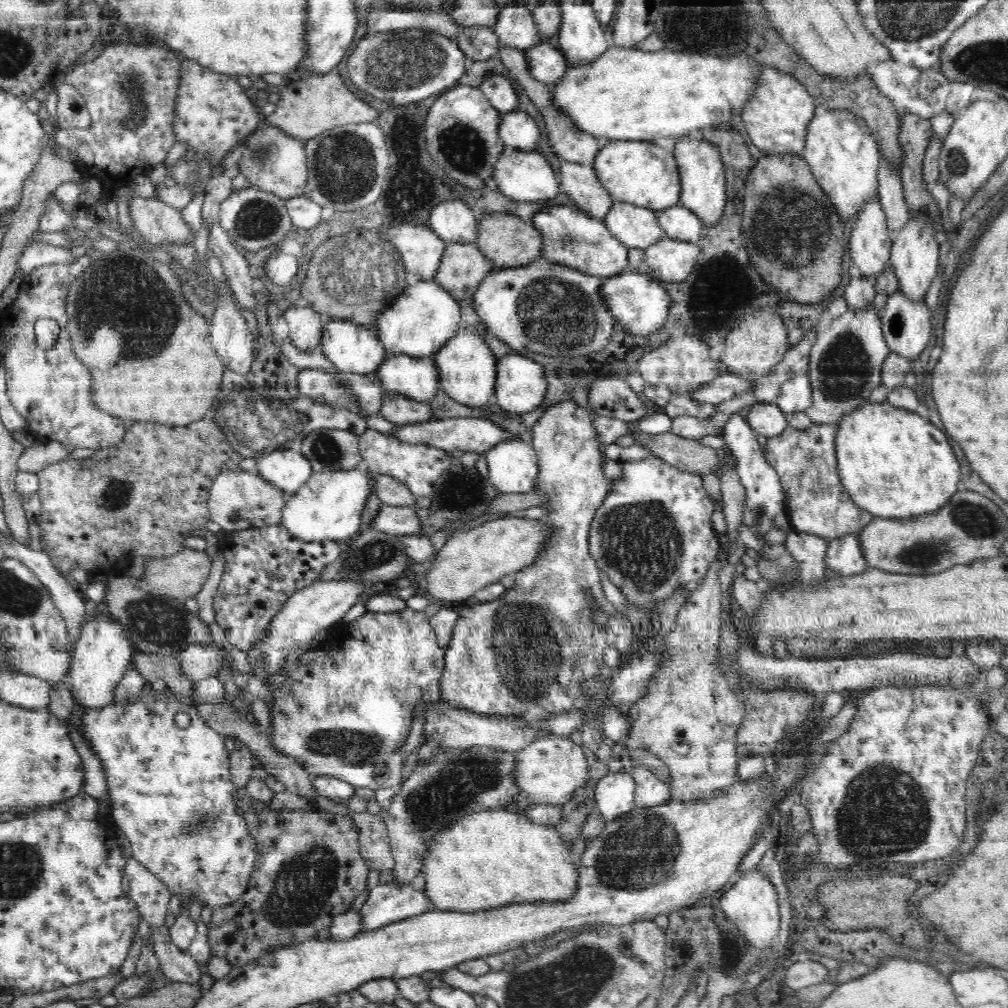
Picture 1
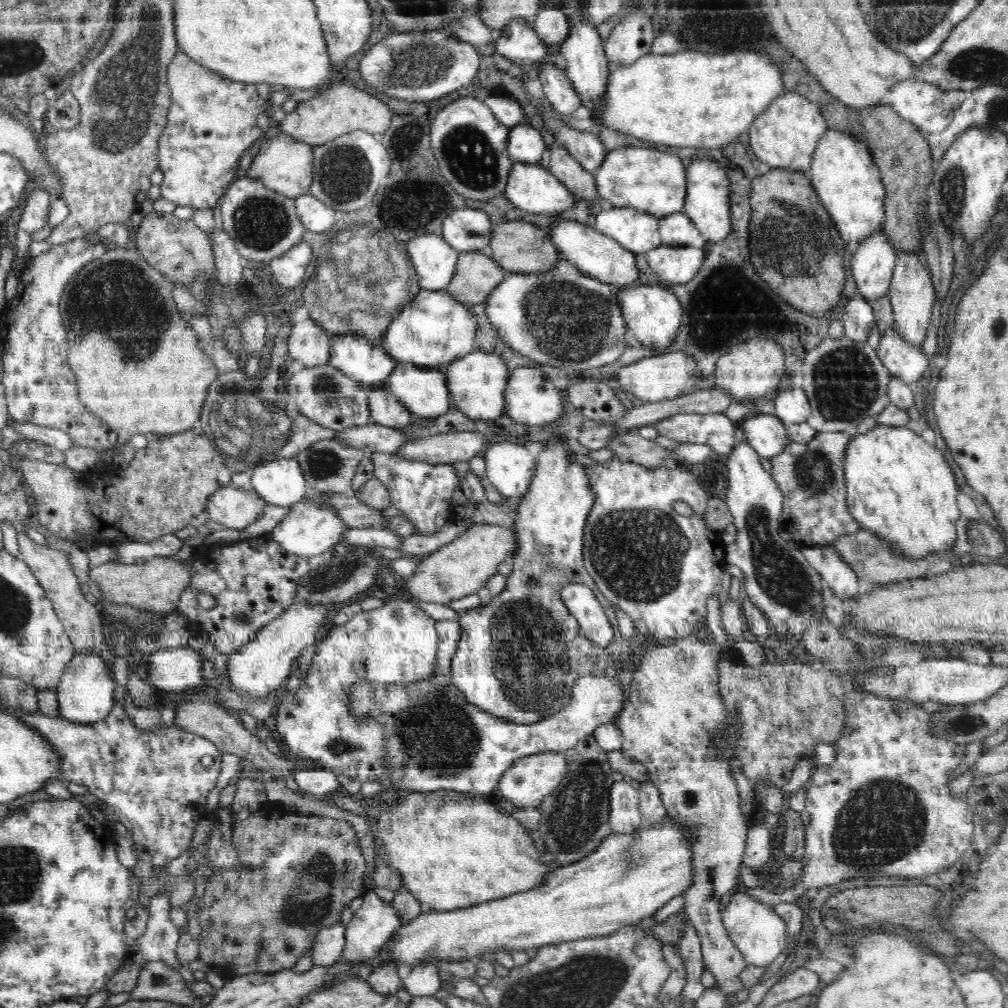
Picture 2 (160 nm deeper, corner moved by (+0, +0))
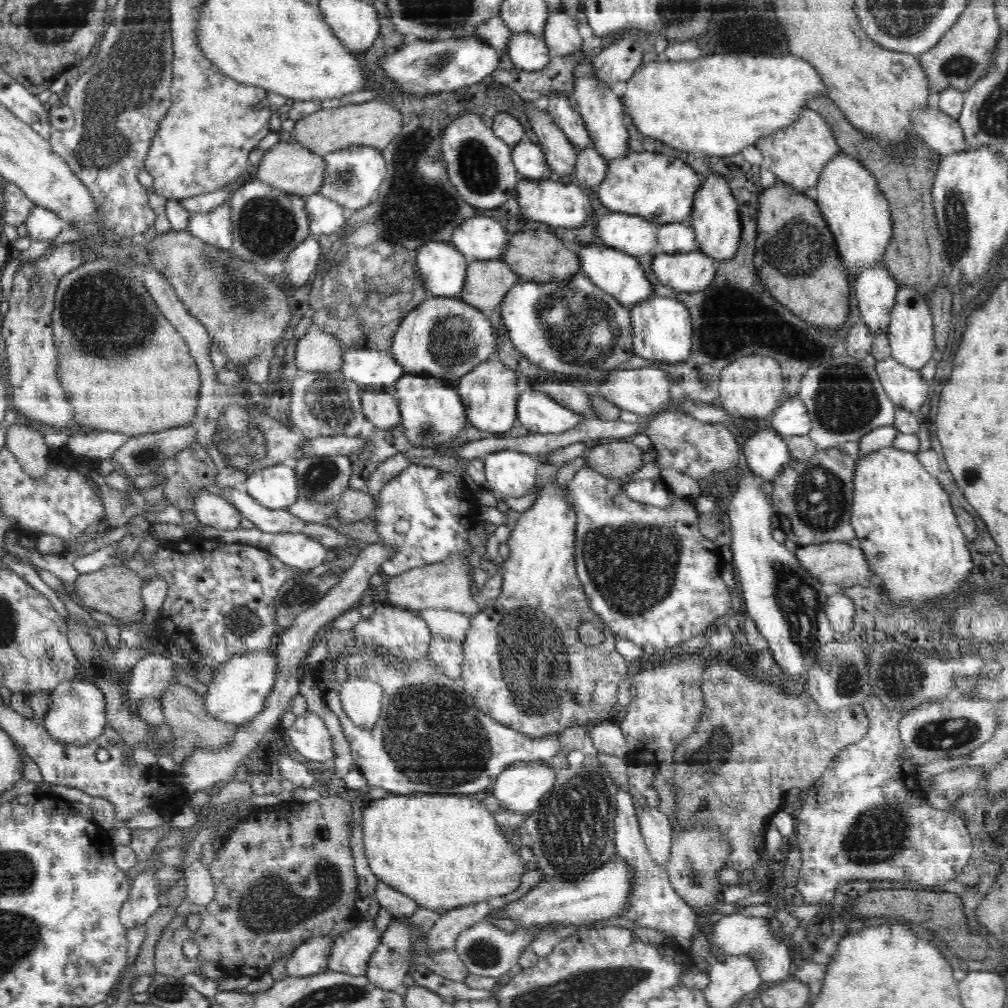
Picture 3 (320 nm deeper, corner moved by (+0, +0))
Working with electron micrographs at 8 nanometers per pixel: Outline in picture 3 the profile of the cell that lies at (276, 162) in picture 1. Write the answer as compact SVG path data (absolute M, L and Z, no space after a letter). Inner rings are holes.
M294 141L280 142L268 150L257 166L256 178L273 186L305 198L310 194L320 193L326 174L326 161L322 156L314 154L309 149Z

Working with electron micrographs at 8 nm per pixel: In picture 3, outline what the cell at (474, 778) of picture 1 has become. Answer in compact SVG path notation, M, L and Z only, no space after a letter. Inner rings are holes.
M393 916L368 961L365 975L382 990L400 991L411 965L411 930L408 916Z

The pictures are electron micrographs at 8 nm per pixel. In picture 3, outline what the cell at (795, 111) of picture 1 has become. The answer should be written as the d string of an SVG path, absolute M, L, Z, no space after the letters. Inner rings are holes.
M810 108L792 126L759 141L756 148L763 156L763 168L771 170L777 180L789 184L796 192L809 194L816 189L822 168L840 151L830 125Z

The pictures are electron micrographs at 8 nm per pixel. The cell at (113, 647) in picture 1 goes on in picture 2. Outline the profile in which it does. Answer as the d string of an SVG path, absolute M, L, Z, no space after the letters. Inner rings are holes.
M88 650L82 654L75 654L70 660L55 692L58 695L60 719L77 724L94 724L104 720L113 709L117 702L118 686L114 678L109 676L107 662Z

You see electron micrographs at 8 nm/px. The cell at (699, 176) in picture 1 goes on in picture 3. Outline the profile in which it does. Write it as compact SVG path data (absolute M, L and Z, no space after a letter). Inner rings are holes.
M710 176L703 180L696 196L694 196L693 214L688 222L696 233L694 251L702 252L715 261L732 260L740 245L742 224L738 211L738 202L732 194L728 182L722 176Z

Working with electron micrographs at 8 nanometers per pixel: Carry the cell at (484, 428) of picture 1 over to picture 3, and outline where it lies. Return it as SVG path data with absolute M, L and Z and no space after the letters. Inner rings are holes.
M343 434L340 436L322 436L306 441L301 448L301 454L303 454L303 458L334 454L347 456L347 454L361 449L366 443L364 434L358 434L358 436L344 436Z

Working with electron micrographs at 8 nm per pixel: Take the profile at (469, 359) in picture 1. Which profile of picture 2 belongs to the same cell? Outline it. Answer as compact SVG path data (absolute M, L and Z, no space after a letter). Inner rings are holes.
M474 350L462 358L456 358L454 363L446 367L446 385L448 385L451 400L468 418L478 420L486 426L502 416L504 410L505 390L510 374L507 365L497 355L482 350Z

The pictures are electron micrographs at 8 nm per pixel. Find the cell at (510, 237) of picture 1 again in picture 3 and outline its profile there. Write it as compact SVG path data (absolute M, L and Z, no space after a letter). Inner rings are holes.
M522 232L510 235L508 248L502 254L503 260L521 280L528 282L556 282L566 280L581 271L578 252L568 242L558 240L550 232Z

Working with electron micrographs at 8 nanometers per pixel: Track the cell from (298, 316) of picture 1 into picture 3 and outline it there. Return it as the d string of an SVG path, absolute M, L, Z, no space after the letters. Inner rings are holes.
M312 327L297 342L295 364L301 372L341 371L343 350L338 337Z

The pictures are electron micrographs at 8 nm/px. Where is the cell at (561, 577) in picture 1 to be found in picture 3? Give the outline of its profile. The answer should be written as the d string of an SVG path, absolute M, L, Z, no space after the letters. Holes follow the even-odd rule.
M553 478L543 489L539 490L539 496L535 503L527 510L520 513L520 518L515 526L511 529L511 535L507 540L507 545L510 548L510 556L505 560L501 568L502 588L500 597L496 600L494 606L480 610L479 614L472 616L471 628L463 642L463 662L462 662L462 679L465 683L465 692L473 699L474 705L494 720L508 725L510 728L529 736L530 738L544 738L550 734L558 734L566 729L576 726L588 726L591 728L599 722L606 719L612 719L610 710L612 706L618 703L618 688L620 680L626 678L628 672L627 660L621 654L614 650L614 642L617 640L603 640L602 646L585 645L579 640L578 630L583 623L594 623L596 620L592 614L586 614L584 608L588 606L588 599L582 591L582 584L576 577L576 554L575 545L575 530L576 517L573 506L565 499L563 495L564 487L556 487L553 483Z

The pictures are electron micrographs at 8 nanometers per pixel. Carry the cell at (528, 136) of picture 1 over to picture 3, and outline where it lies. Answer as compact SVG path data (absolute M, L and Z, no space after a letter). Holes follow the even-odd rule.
M525 138L513 149L511 159L520 178L550 180L553 172L540 145Z

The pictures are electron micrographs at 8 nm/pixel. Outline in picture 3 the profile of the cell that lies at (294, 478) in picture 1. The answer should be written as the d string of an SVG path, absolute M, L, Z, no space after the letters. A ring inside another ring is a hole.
M276 464L249 474L244 482L247 493L270 510L287 509L297 499L297 476L289 464Z

